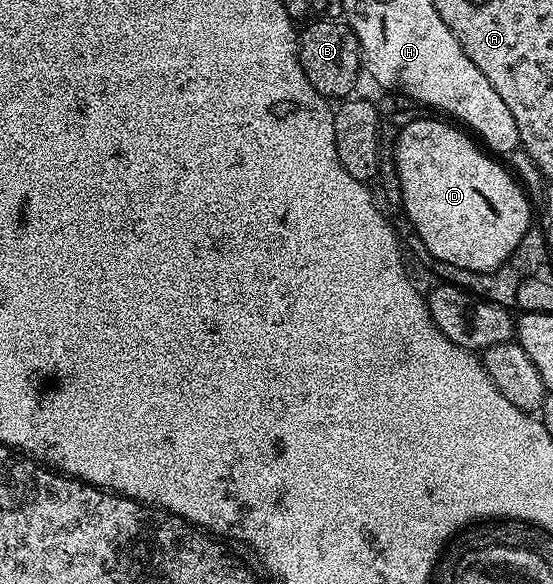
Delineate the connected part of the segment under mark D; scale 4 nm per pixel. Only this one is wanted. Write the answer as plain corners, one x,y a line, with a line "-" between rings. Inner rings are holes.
420,116
410,119
406,123
407,126
399,134
399,139
395,142
395,166
393,173
401,180
401,205
407,213
407,218
411,221
411,226
415,229
415,234
419,237
419,242
436,258
436,263
444,266
456,266
457,268
465,268
469,272
481,272
482,274
491,274
499,266
505,265
513,256
513,252
521,244
521,240
527,231
532,229
531,222
531,206
527,203
524,187
517,181
516,175
502,161
496,160
466,129
460,128
458,125
452,124
450,121
444,120
439,116
431,116
435,118
426,118

